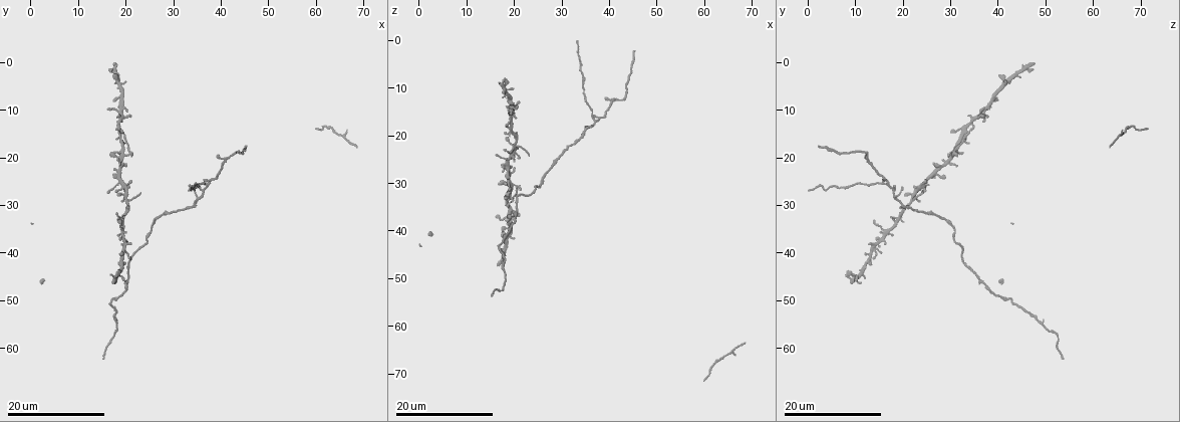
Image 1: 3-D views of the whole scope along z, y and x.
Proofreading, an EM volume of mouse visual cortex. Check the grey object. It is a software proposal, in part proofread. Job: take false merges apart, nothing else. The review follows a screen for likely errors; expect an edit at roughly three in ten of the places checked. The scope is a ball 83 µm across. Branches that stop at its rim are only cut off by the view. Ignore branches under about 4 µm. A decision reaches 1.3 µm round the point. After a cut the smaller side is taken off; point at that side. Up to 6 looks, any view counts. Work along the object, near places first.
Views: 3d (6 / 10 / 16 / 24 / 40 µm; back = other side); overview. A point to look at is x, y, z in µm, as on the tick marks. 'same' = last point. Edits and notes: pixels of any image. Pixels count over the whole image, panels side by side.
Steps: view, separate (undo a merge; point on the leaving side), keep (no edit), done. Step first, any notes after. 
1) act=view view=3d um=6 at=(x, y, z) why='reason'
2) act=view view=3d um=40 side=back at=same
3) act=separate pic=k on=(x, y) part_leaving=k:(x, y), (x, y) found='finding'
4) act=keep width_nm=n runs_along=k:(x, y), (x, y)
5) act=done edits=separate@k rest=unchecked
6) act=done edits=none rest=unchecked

act=view view=3d um=24 at=(37.5, 24.5, 16.5)

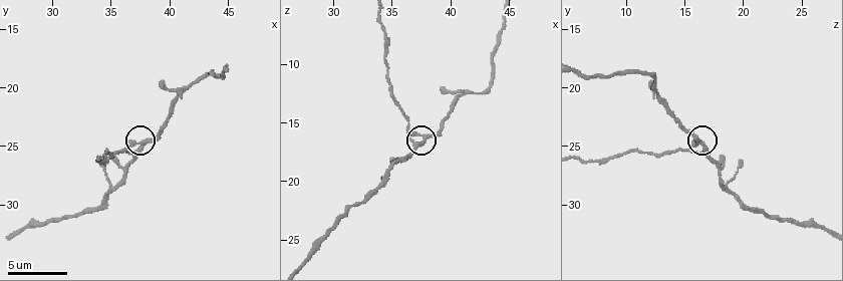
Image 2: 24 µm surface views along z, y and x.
act=view view=3d um=10 at=(37.6, 24.6, 16.2)

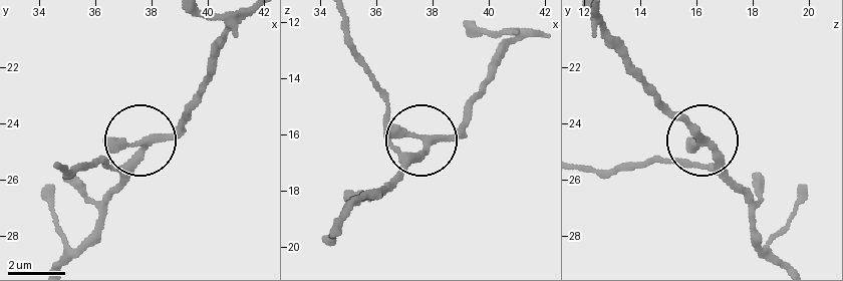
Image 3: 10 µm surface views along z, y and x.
act=keep arms=3 found='continuous, no second neuron'

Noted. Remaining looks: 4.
act=view view=3d um=16 at=(20.5, 28.5, 22.0) why='thin arm on a thick one'

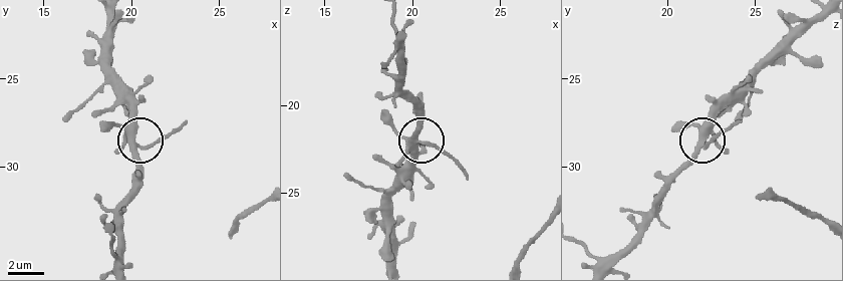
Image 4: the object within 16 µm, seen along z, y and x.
act=view view=3d um=10 at=(20.5, 28.8, 22.1)

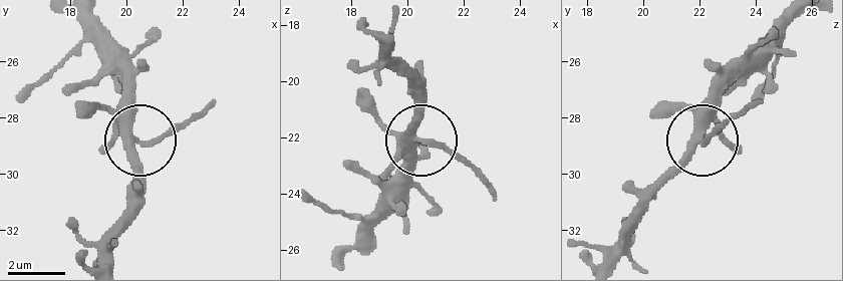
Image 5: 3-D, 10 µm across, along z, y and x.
act=keep arms=3 found='all the same neuron'

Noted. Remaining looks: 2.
act=view view=3d um=16 at=(20.0, 19.5, 30.0) why='side arm on a straight run'

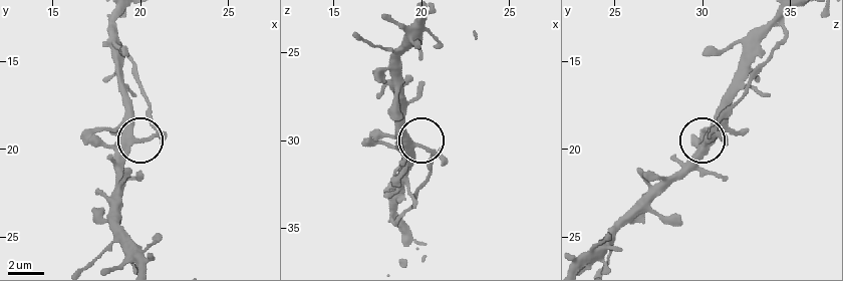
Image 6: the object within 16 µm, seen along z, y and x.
act=view view=3d um=6 at=(19.6, 19.5, 30.2)

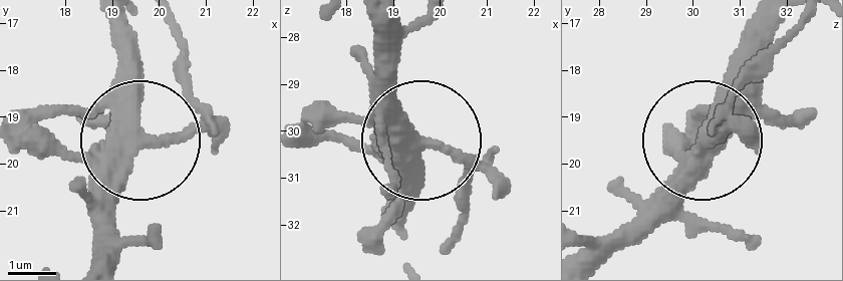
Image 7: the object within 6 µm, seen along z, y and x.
act=keep width_nm=350 found='one neuron here'

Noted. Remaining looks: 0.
act=done edits=none rest=unchecked

